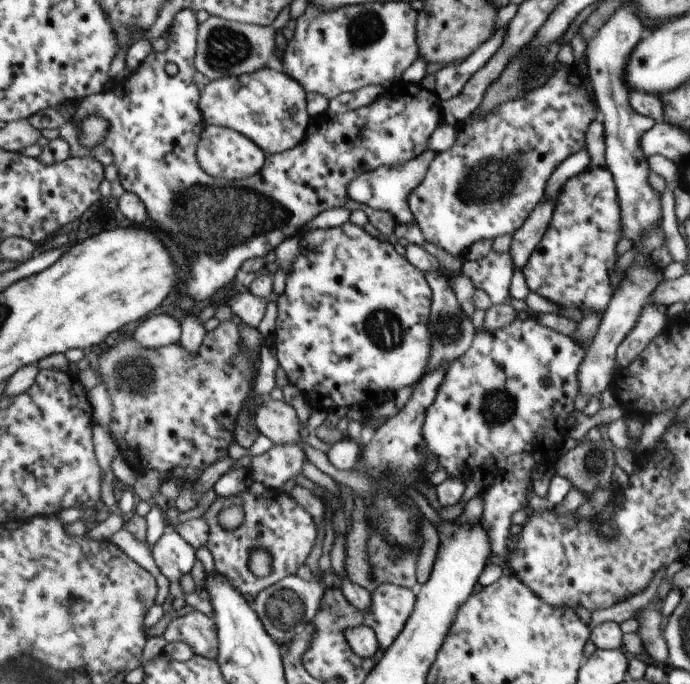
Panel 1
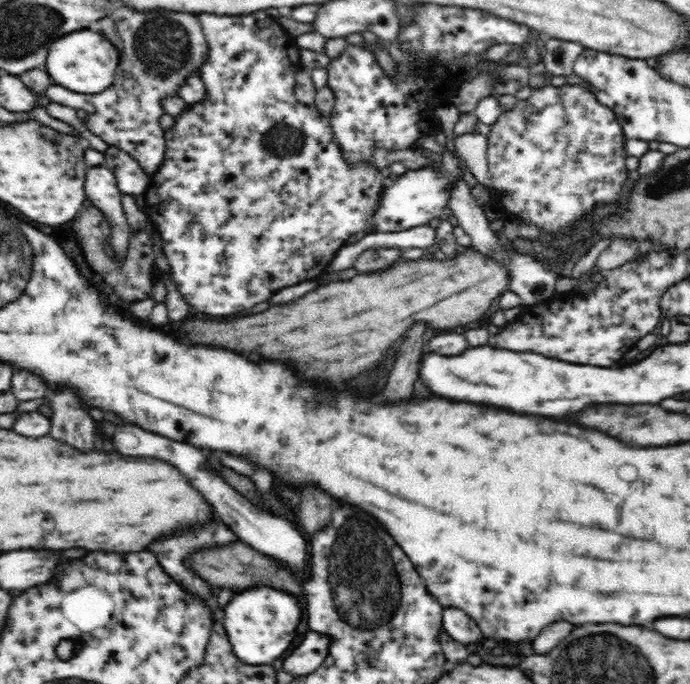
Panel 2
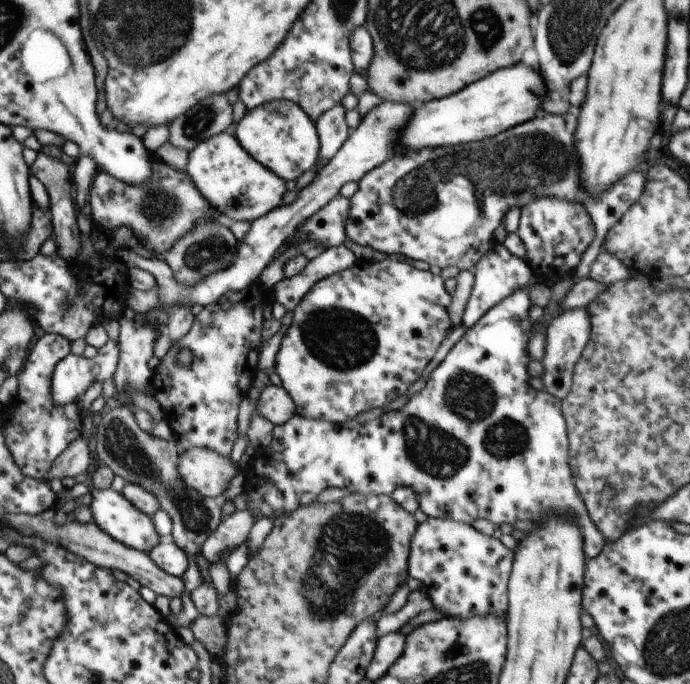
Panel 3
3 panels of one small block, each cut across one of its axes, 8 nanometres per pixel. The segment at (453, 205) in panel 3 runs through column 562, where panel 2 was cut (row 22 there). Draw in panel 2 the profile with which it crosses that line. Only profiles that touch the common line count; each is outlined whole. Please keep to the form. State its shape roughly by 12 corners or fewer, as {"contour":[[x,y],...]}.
{"contour":[[111,14],[112,86],[45,95],[149,176],[167,149],[162,99],[208,54],[192,14]]}

